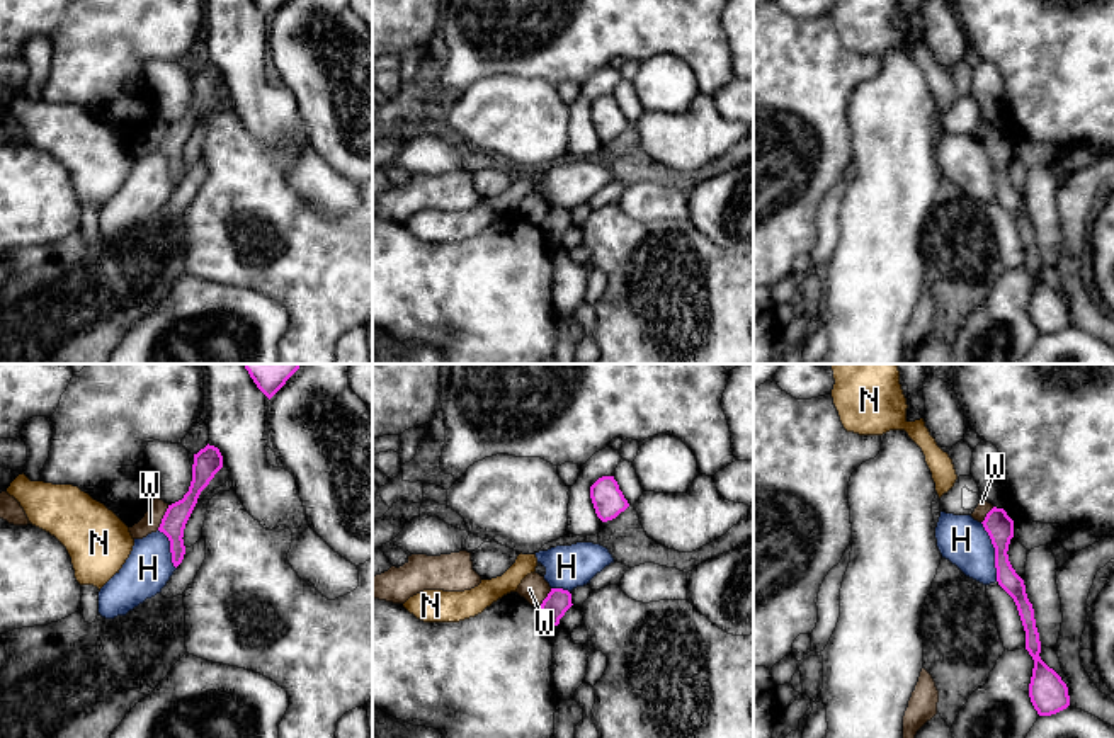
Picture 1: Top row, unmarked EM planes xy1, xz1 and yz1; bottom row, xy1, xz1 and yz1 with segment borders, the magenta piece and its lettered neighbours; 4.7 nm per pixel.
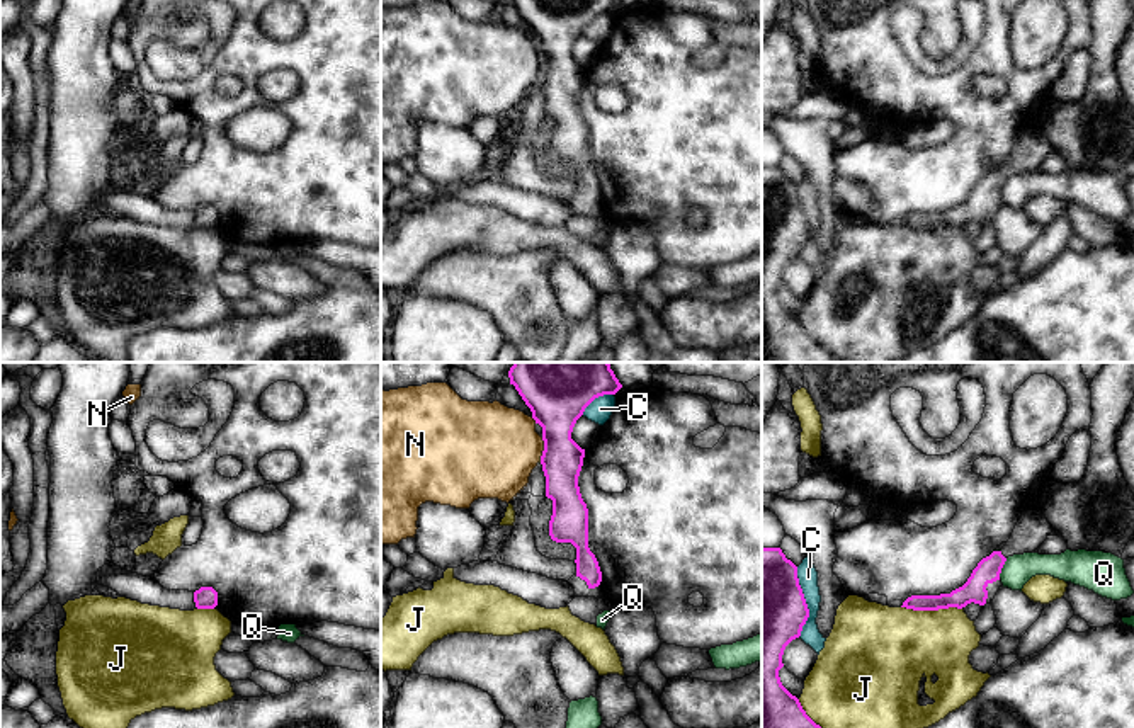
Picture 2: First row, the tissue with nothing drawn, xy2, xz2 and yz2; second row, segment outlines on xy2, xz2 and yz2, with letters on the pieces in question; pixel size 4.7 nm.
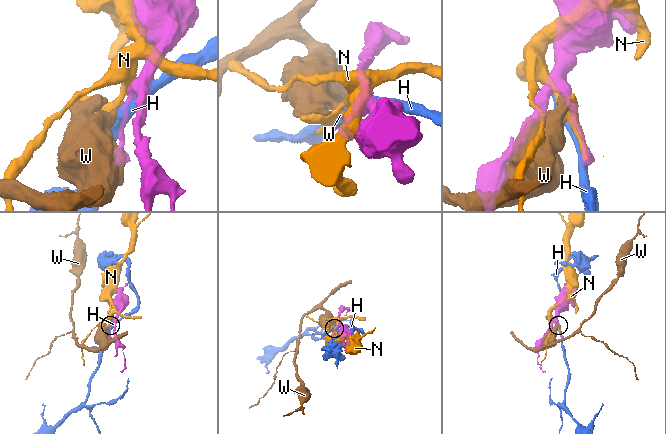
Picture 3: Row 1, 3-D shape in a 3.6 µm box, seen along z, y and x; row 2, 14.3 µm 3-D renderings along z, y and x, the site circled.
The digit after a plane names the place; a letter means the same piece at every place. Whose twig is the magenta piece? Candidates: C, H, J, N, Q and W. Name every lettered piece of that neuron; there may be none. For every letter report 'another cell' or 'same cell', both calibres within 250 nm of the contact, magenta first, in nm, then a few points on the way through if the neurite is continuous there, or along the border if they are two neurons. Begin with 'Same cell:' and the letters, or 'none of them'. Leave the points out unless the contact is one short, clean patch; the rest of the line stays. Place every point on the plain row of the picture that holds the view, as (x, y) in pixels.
Same cell: none of them
C: another cell; 420 nm thick on the magenta side, 100 nm on the other
H: another cell; 130 nm thick on the magenta side, 240 nm on the other
J: another cell; 110 nm thick on the magenta side, 380 nm on the other
N: another cell; 240 nm thick on the magenta side, 420 nm on the other
Q: another cell; 120 nm thick on the magenta side, 140 nm on the other; border along yz2 (1007, 177), (998, 196)
W: another cell; 120 nm thick on the magenta side, 90 nm on the other; border along xy1 (169, 124), (157, 148)

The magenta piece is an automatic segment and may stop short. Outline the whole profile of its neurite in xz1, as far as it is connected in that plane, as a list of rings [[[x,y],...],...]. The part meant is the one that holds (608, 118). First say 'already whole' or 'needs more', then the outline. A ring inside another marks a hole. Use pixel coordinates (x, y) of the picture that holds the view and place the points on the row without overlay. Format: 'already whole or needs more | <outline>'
already whole | [[[614,95],[599,97],[590,105],[590,117],[595,133],[602,141],[616,138],[621,131],[629,126]]]

